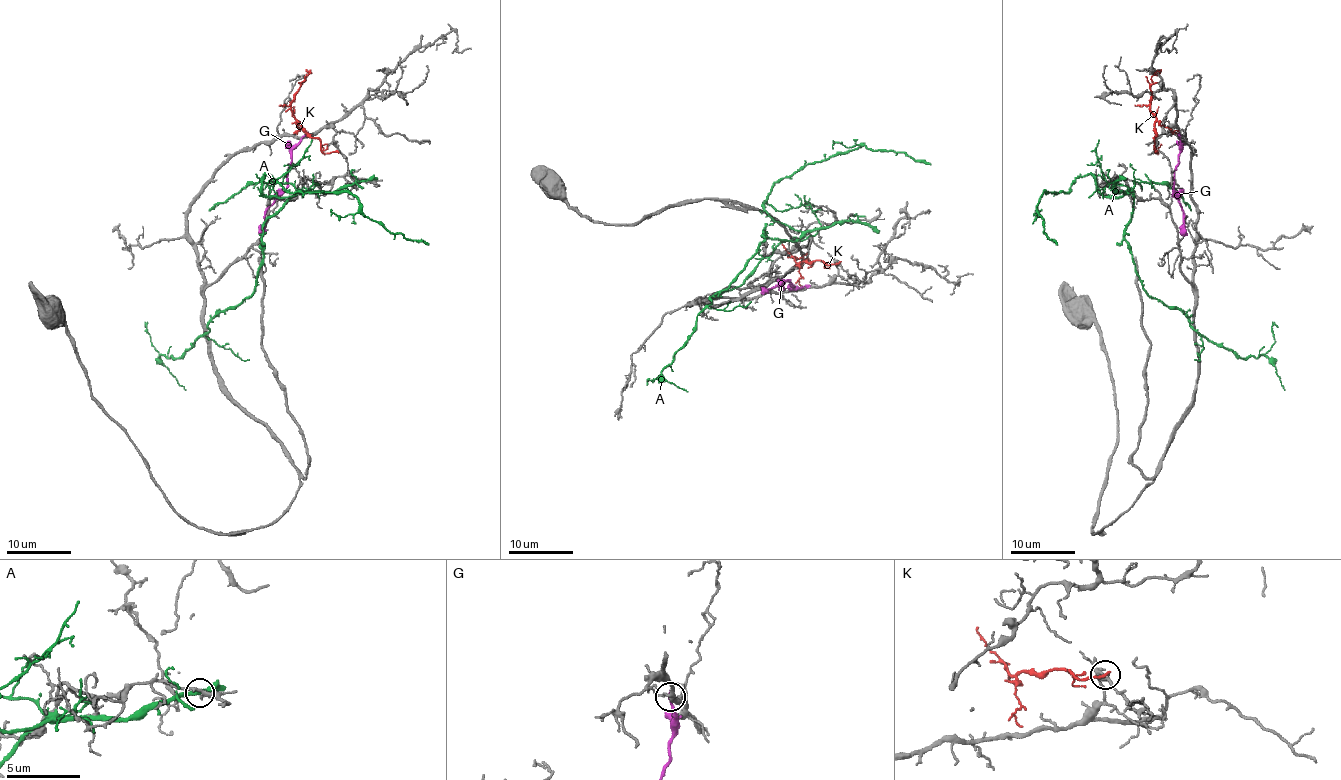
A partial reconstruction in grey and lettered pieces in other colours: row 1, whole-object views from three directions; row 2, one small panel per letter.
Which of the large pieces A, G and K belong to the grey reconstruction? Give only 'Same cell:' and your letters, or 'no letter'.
Same cell: no letter

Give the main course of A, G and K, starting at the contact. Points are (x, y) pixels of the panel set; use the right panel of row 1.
A: (1117, 180), (1133, 196), (1124, 240), (1143, 289), (1207, 339), (1264, 355), (1285, 390)
G: (1179, 134), (1174, 196), (1182, 209), (1184, 229), (1181, 235)
K: (1156, 151), (1153, 139), (1156, 118), (1151, 112), (1151, 78), (1161, 69)

